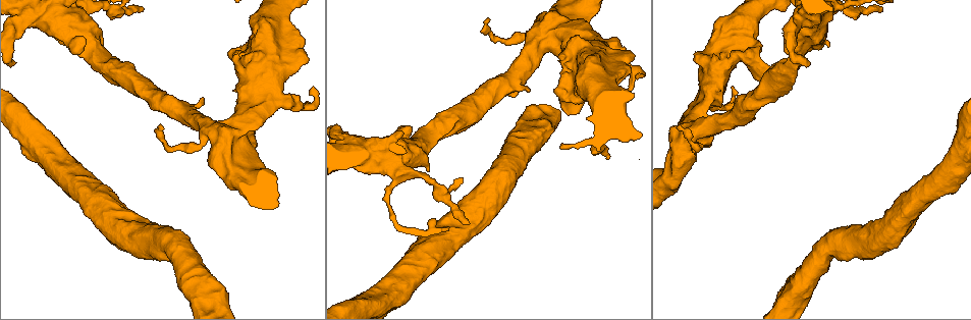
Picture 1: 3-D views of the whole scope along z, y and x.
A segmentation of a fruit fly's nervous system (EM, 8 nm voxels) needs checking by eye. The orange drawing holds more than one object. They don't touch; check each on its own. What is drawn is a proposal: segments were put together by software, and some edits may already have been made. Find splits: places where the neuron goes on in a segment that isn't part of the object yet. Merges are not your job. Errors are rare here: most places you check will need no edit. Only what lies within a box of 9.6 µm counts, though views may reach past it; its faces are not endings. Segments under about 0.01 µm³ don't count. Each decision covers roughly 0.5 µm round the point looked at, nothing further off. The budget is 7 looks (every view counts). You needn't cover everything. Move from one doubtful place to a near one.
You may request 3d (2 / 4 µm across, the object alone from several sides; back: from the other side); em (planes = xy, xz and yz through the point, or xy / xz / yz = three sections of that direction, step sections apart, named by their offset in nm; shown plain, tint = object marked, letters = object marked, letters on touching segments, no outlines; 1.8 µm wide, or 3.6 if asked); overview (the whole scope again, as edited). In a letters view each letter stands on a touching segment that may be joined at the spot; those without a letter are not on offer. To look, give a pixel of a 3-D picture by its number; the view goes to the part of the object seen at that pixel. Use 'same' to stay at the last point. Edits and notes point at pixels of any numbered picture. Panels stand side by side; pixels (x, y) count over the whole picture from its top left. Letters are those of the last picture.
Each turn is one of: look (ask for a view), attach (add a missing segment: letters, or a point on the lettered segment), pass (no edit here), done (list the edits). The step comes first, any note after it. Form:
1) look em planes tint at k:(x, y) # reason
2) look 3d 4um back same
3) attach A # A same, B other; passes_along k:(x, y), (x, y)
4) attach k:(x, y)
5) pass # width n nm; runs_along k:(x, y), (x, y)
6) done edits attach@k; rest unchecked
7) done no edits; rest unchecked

look 3d 4um at 1:(608, 159) # branch stops here

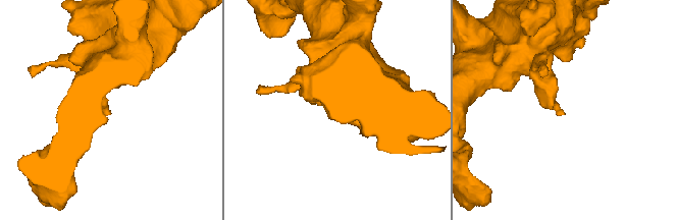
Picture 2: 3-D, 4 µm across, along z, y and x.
look em yz step 16 letters at 2:(107, 113)

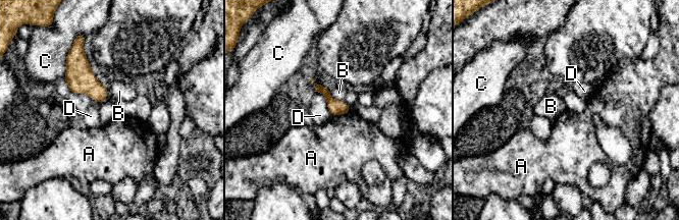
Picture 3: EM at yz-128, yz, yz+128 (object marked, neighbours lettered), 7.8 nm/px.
look em planes letters same

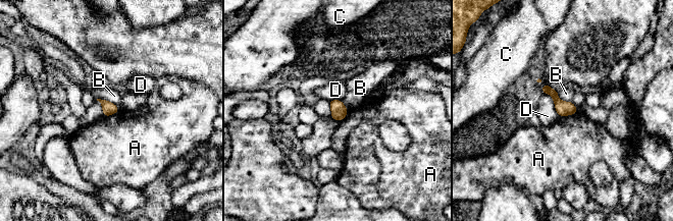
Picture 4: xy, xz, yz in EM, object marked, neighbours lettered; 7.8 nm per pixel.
pass # A other, B other, C other, D other; border 4:(119, 110), (109, 116); none of them fits

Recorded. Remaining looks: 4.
look 3d 4um back at 1:(829, 45) # thick end

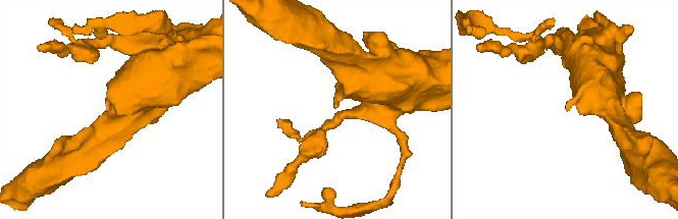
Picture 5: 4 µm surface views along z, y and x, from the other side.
look em planes tint at 5:(334, 105) # need the tissue

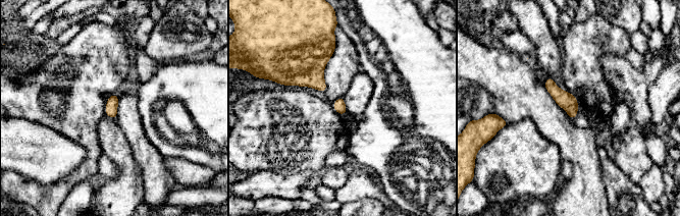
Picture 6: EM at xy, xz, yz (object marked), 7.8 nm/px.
look em planes letters same

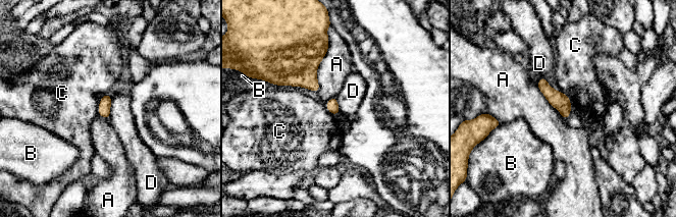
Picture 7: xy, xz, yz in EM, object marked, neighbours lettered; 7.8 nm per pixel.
pass # longest_contact A 440 nm; A other, B other, C other, D other; no lettered segment goes on from it

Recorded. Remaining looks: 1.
done no edits; rest unchecked

